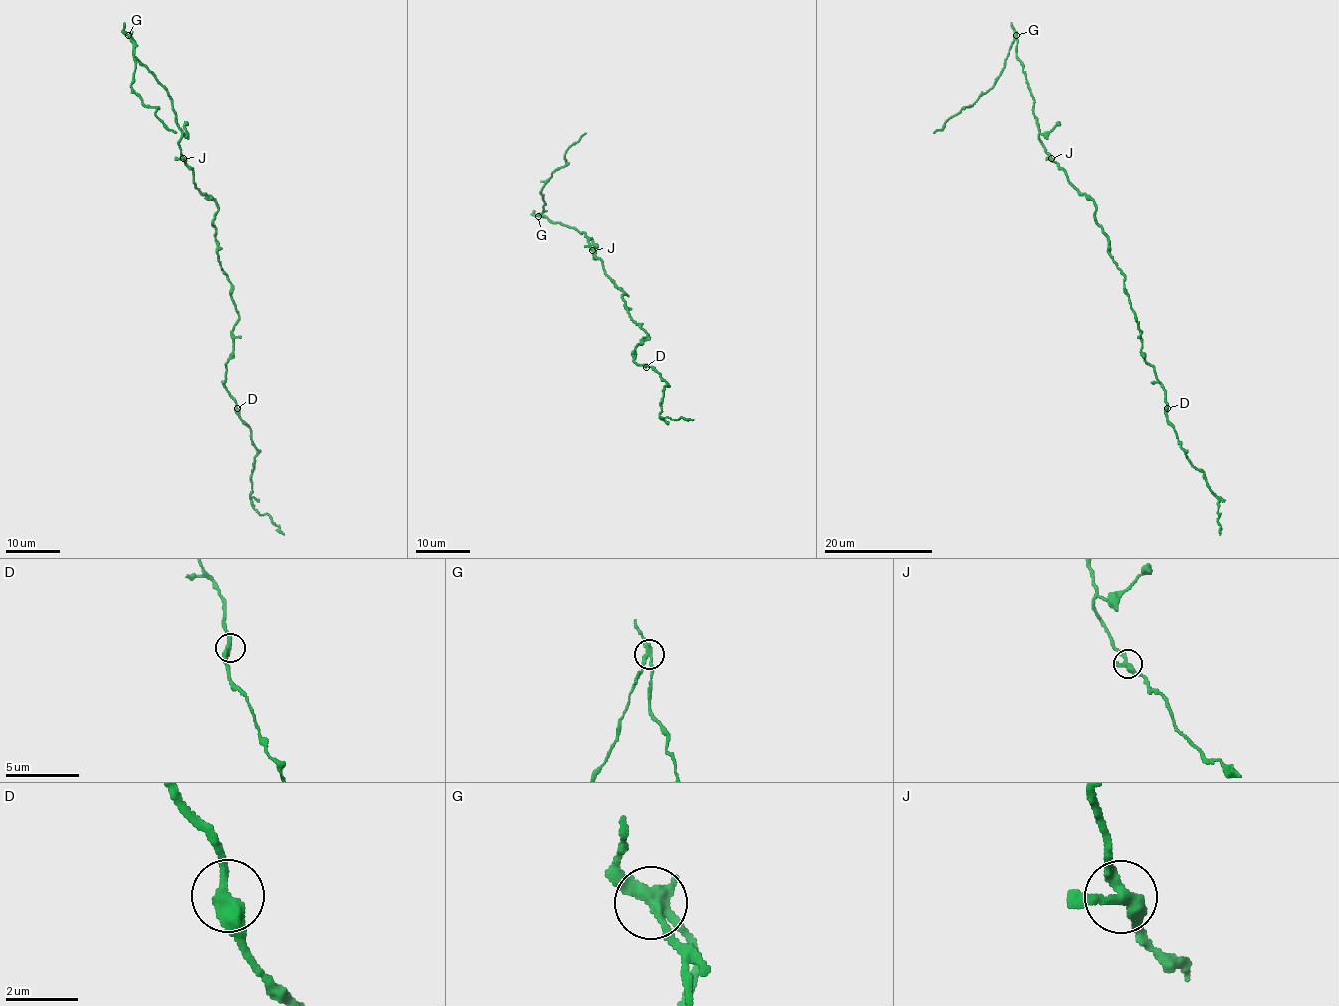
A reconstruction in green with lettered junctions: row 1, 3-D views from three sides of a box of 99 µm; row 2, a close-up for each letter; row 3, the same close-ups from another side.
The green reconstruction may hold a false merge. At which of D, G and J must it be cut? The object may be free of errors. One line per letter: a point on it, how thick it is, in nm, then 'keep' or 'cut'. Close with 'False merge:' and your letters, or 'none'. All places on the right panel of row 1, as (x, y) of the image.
D: (1167, 408) | 360 nm | keep
G: (1016, 35) | 280 nm | cut
J: (1051, 158) | 280 nm | keep
False merge: G

